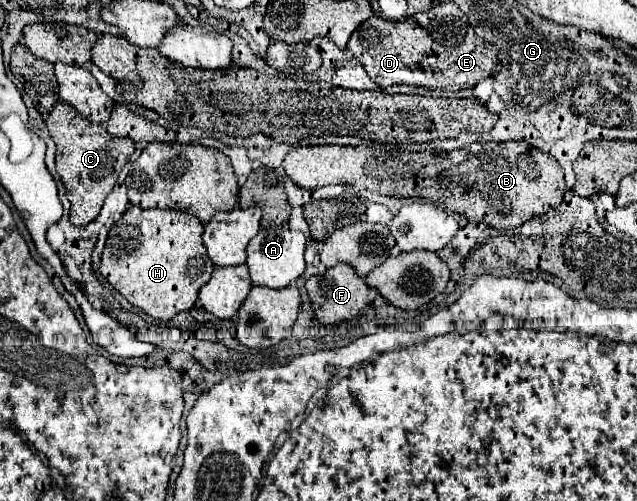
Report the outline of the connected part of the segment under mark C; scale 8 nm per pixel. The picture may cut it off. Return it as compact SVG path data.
M57 102L53 106L45 124L57 144L55 164L65 184L67 198L71 202L71 222L75 226L85 226L97 218L105 196L111 192L111 188L117 182L121 168L135 152L135 144L129 138L111 136L105 124L89 122L73 106L65 102Z

